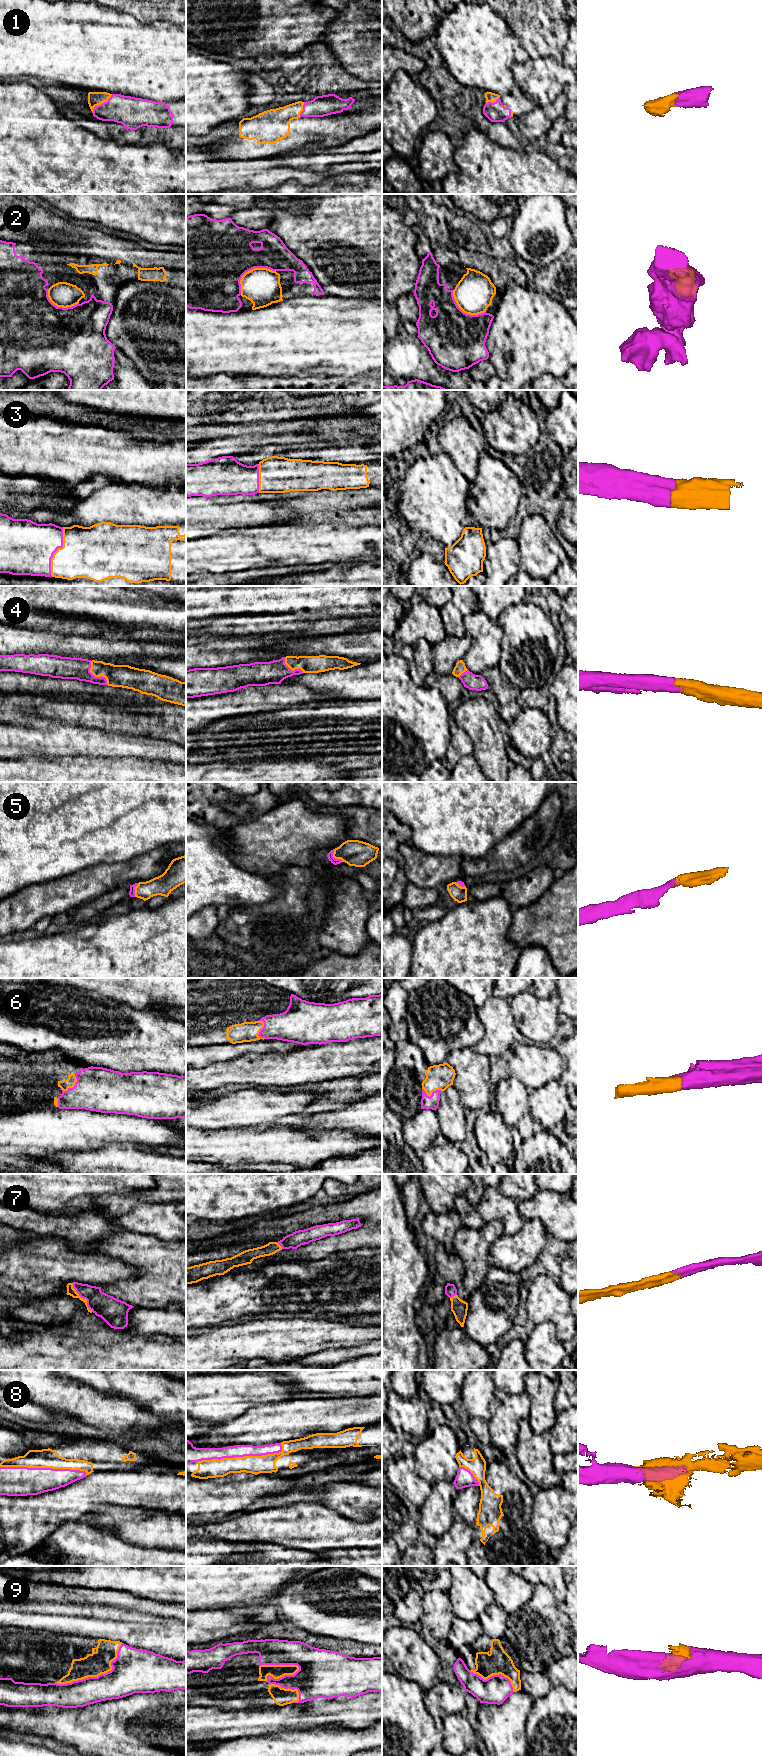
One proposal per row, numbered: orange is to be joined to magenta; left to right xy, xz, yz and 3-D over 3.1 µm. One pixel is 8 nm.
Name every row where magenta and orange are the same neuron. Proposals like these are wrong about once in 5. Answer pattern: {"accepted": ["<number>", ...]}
{"accepted": ["1", "2", "3", "4", "5", "6", "7", "8", "9"]}

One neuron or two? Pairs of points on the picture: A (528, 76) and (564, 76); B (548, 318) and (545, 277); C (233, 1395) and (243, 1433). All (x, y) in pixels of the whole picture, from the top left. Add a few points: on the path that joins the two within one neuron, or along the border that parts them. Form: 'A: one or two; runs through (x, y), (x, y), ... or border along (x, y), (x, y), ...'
A: one; runs through (537, 67), (542, 62), (550, 62), (555, 67)
B: two; border along (535, 288), (545, 291), (564, 307)
C: two; border along (259, 1404), (231, 1420), (216, 1423)

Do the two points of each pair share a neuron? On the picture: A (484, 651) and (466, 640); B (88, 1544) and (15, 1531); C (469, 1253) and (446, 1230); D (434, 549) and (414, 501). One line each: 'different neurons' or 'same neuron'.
A: different neurons
B: different neurons
C: different neurons
D: different neurons

